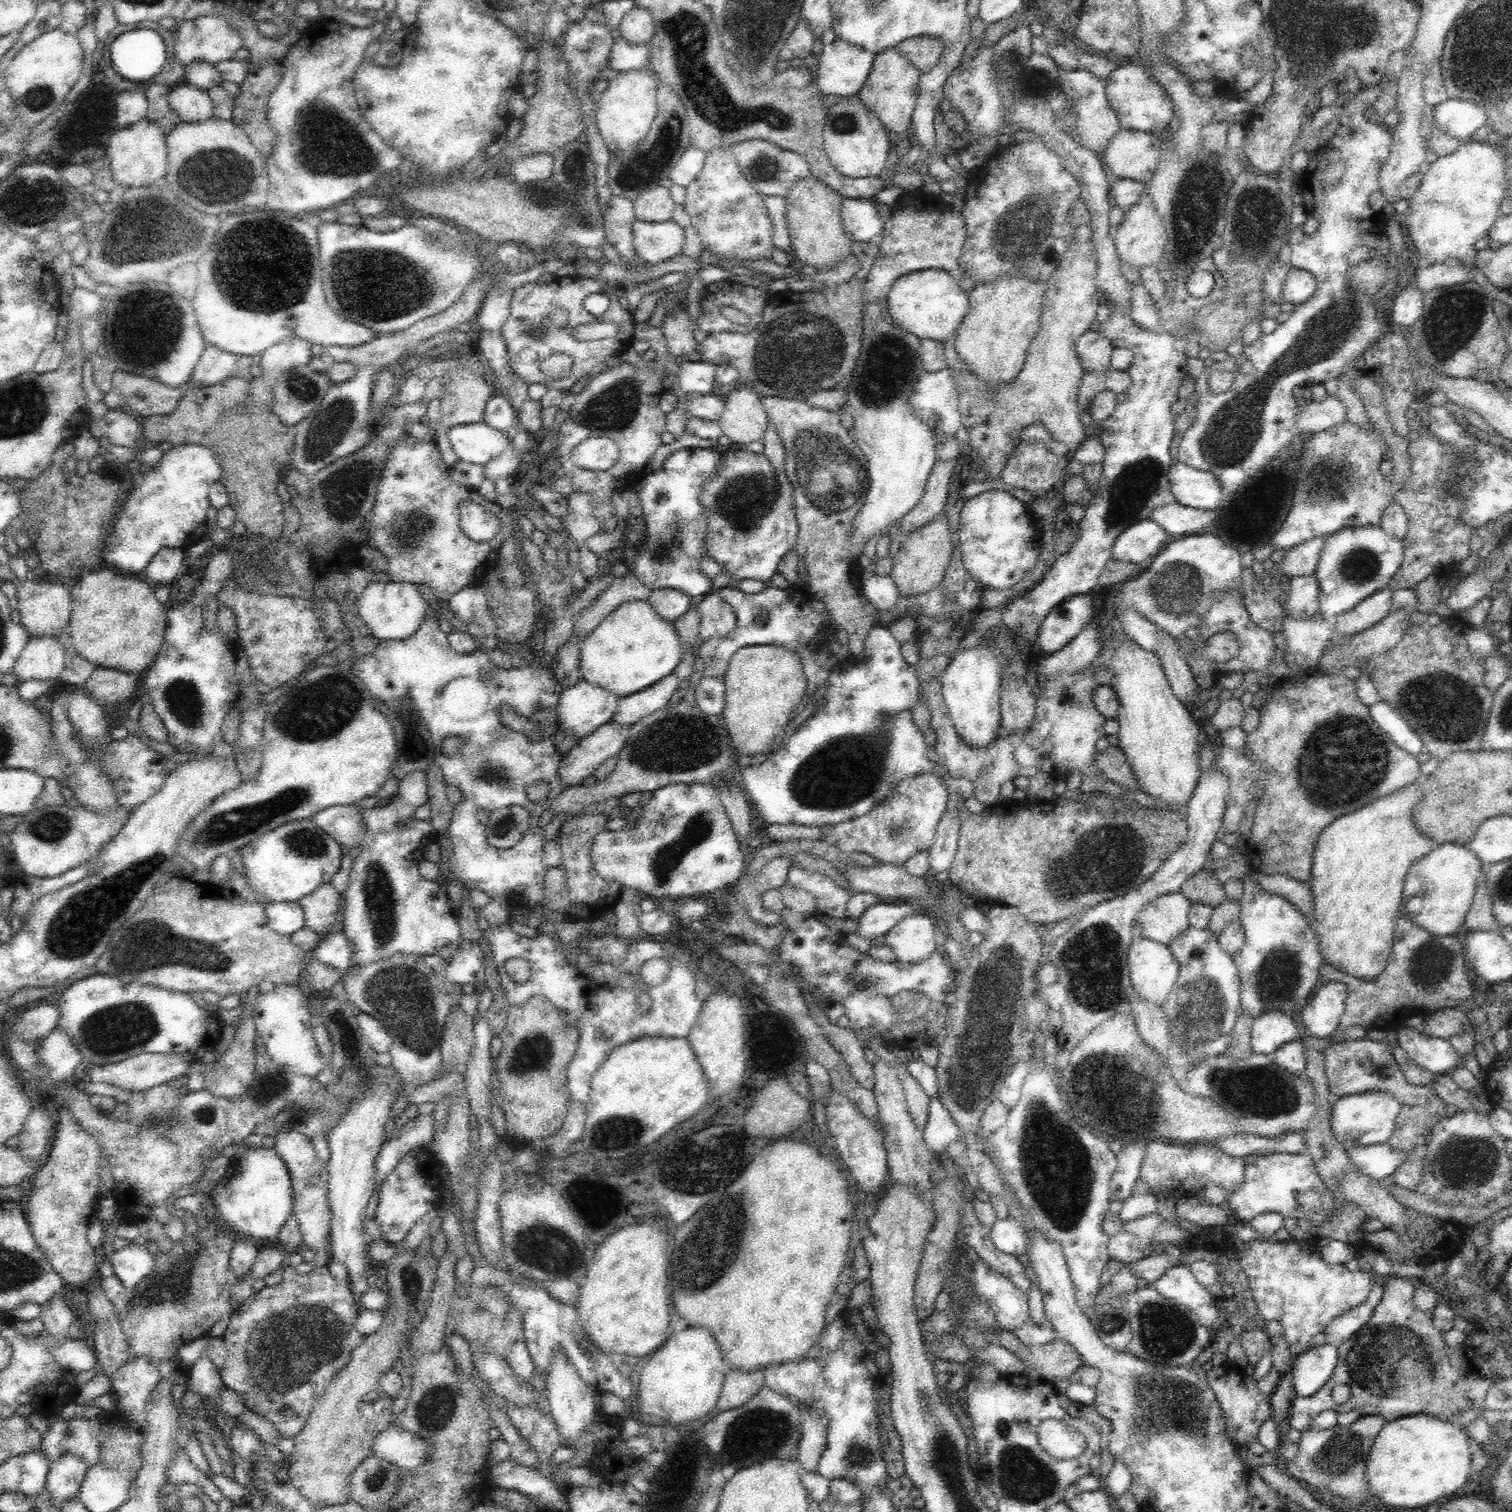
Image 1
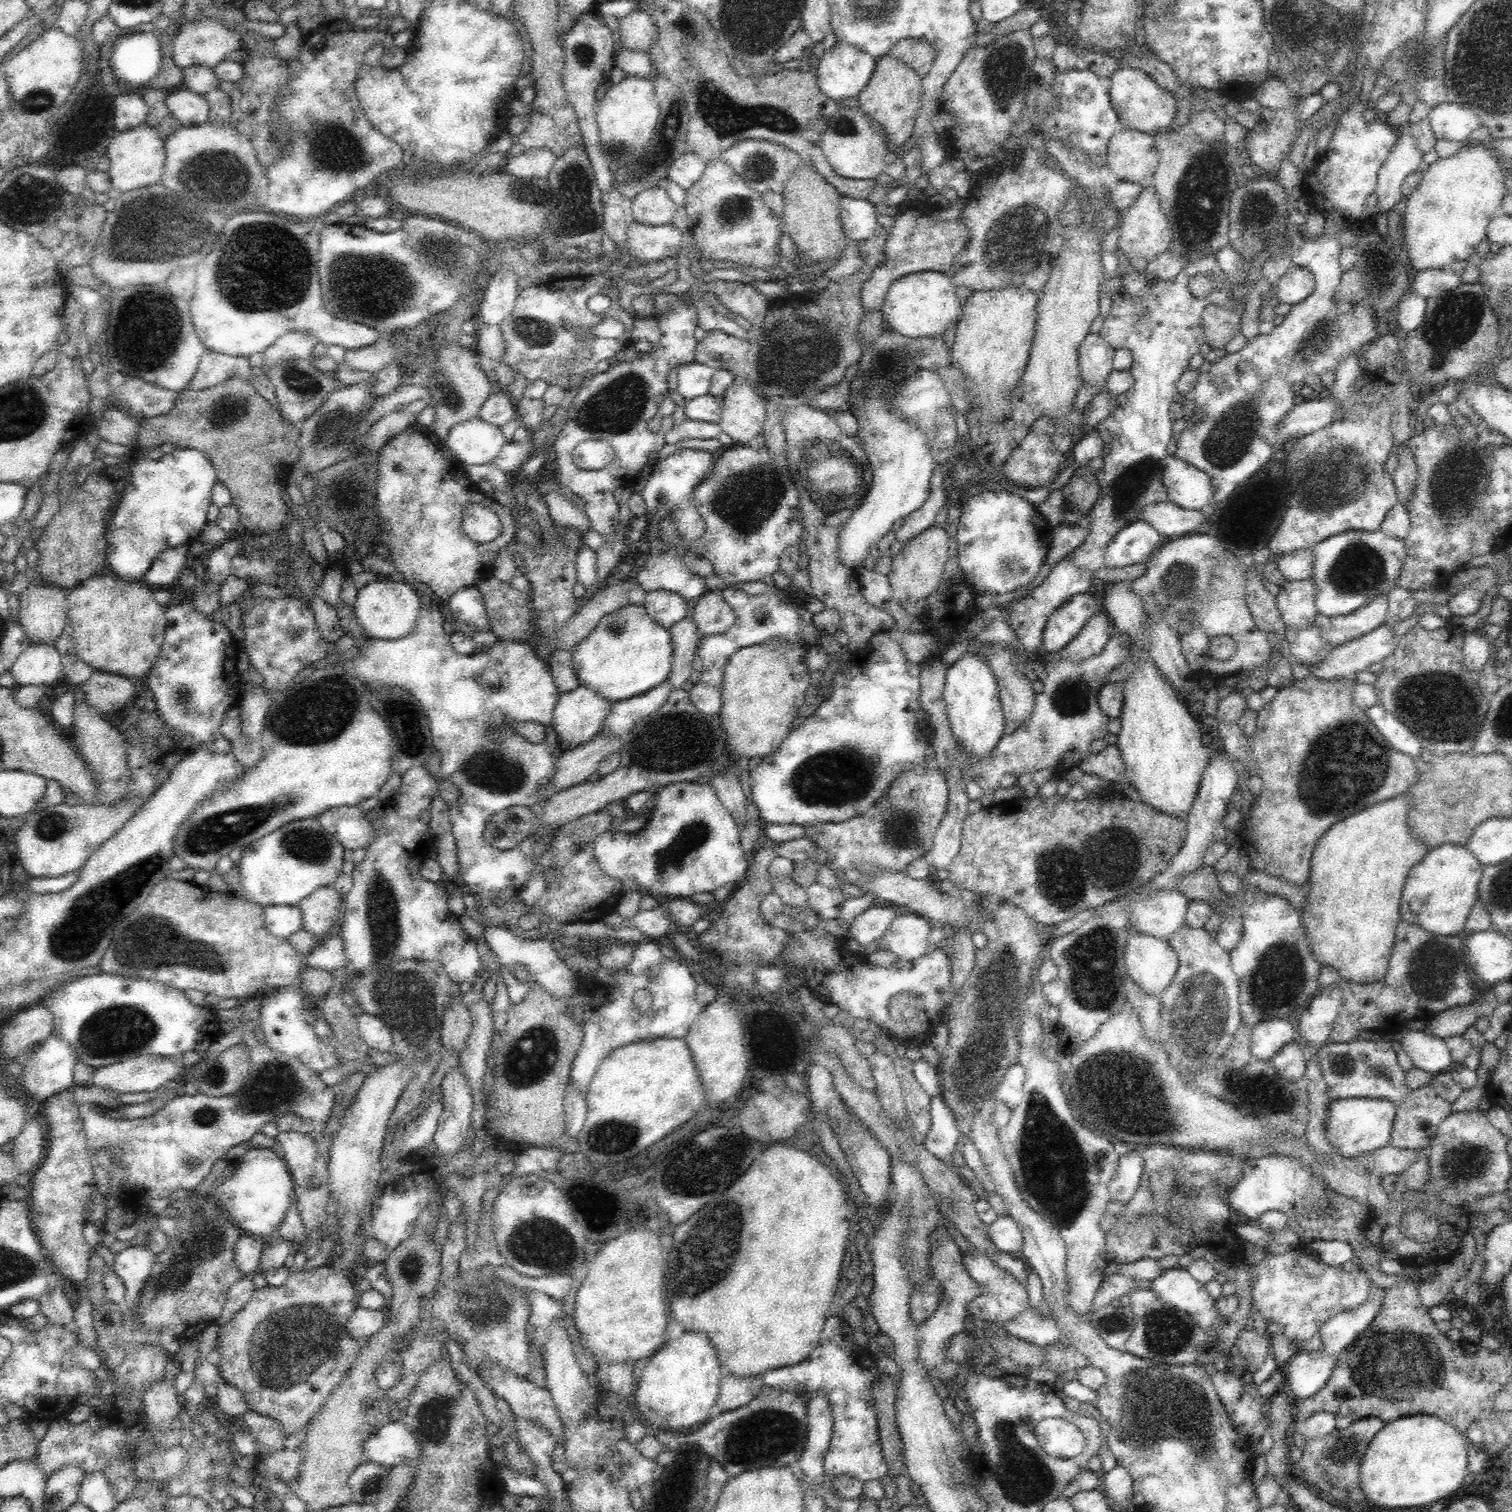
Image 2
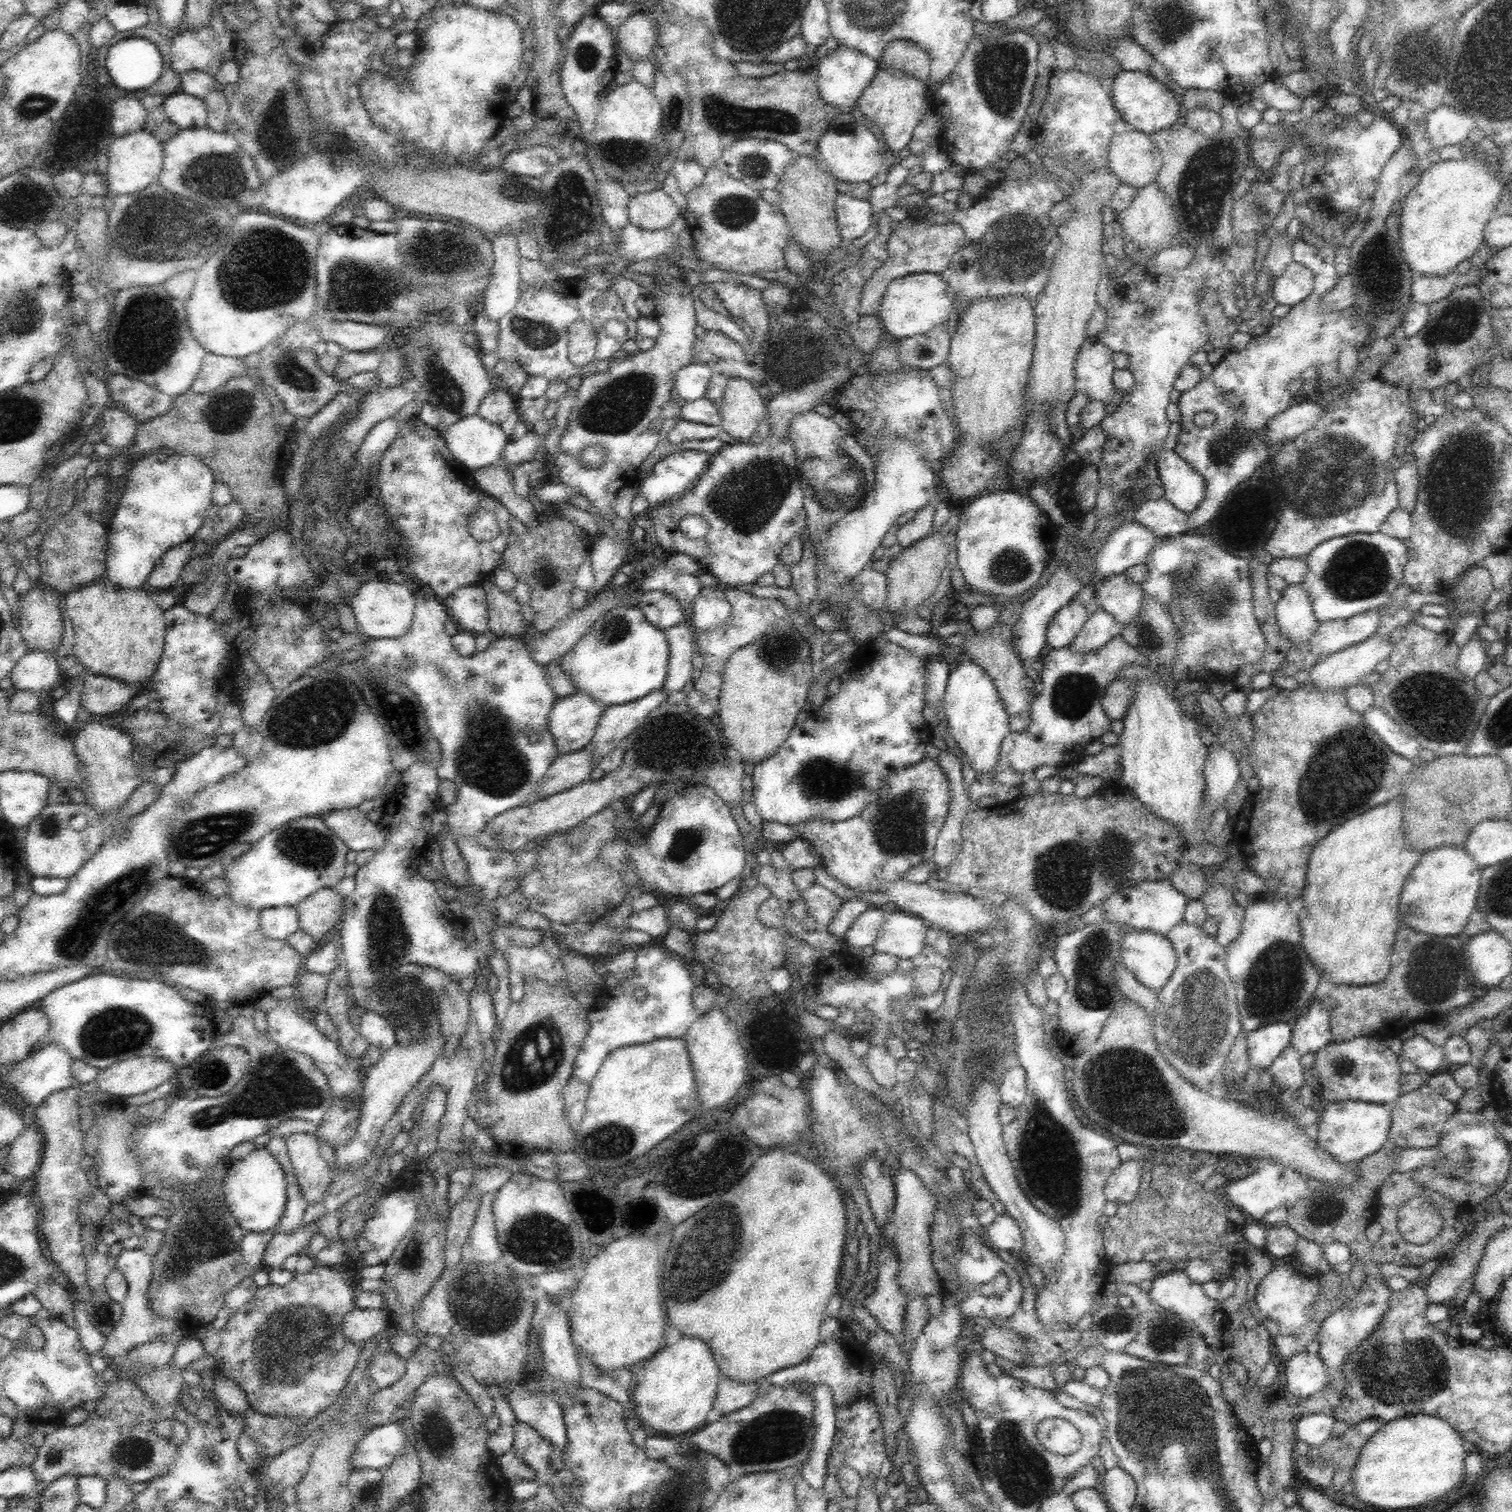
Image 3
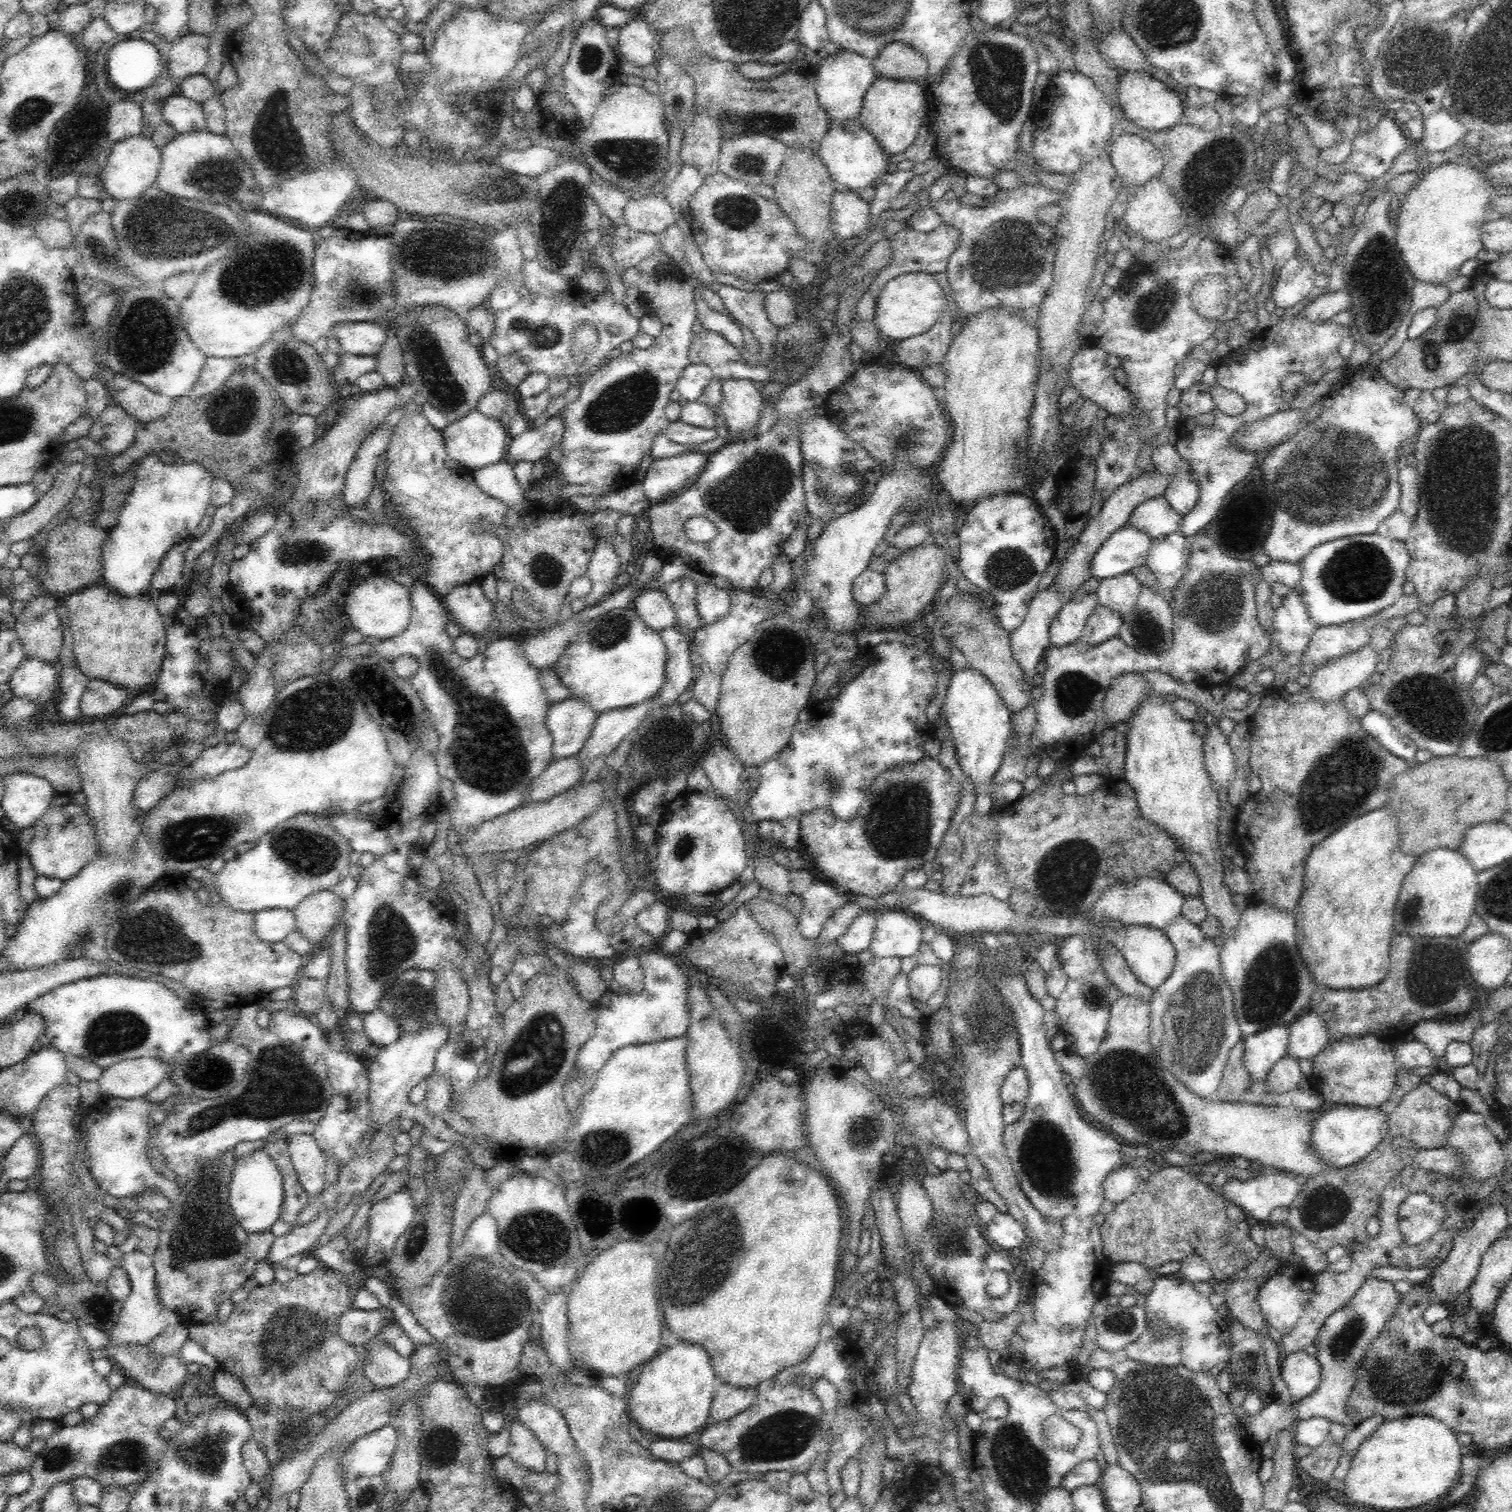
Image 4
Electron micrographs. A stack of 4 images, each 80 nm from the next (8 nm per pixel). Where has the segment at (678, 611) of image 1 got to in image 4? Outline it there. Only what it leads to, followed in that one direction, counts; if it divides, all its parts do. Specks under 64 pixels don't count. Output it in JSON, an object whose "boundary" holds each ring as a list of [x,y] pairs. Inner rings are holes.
{"boundary":[[[650,586],[637,596],[632,607],[640,619],[656,632],[678,625],[672,603],[667,595],[655,586]]]}

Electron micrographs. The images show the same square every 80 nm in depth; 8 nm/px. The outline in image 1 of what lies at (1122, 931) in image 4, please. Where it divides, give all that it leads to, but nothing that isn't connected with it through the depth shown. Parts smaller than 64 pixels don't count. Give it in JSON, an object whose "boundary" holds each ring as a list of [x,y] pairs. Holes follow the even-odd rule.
{"boundary":[[[1136,937],[1130,942],[1127,961],[1133,990],[1144,1000],[1161,1005],[1173,990],[1180,968],[1169,945]]]}

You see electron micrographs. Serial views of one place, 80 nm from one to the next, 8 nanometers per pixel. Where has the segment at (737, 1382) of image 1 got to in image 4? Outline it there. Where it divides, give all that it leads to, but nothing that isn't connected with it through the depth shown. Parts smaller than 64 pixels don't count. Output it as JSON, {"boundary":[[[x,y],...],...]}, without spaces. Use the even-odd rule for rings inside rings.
{"boundary":[[[724,1382],[715,1387],[710,1406],[710,1422],[718,1424],[746,1410],[756,1400],[756,1387],[738,1388]]]}

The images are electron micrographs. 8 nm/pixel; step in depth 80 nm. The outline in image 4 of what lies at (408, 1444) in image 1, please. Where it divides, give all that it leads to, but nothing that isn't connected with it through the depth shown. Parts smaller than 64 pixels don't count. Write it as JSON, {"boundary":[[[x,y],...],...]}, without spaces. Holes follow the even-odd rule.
{"boundary":[[[386,1425],[354,1440],[340,1458],[341,1472],[346,1482],[381,1475],[387,1470],[396,1448],[396,1438],[396,1429]]]}

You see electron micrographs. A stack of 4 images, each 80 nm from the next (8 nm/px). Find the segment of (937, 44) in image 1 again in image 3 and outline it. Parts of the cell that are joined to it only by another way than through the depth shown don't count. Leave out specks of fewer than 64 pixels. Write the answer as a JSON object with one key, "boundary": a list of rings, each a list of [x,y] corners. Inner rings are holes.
{"boundary":[[[896,39],[884,48],[878,60],[880,67],[896,69],[926,82],[931,71],[931,56],[908,40]]]}

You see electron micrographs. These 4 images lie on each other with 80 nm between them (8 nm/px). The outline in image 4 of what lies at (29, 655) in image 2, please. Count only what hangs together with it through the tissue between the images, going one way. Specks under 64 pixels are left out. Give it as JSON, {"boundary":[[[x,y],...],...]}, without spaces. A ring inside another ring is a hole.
{"boundary":[[[25,657],[9,680],[16,697],[42,704],[59,690],[57,665],[44,660]]]}

